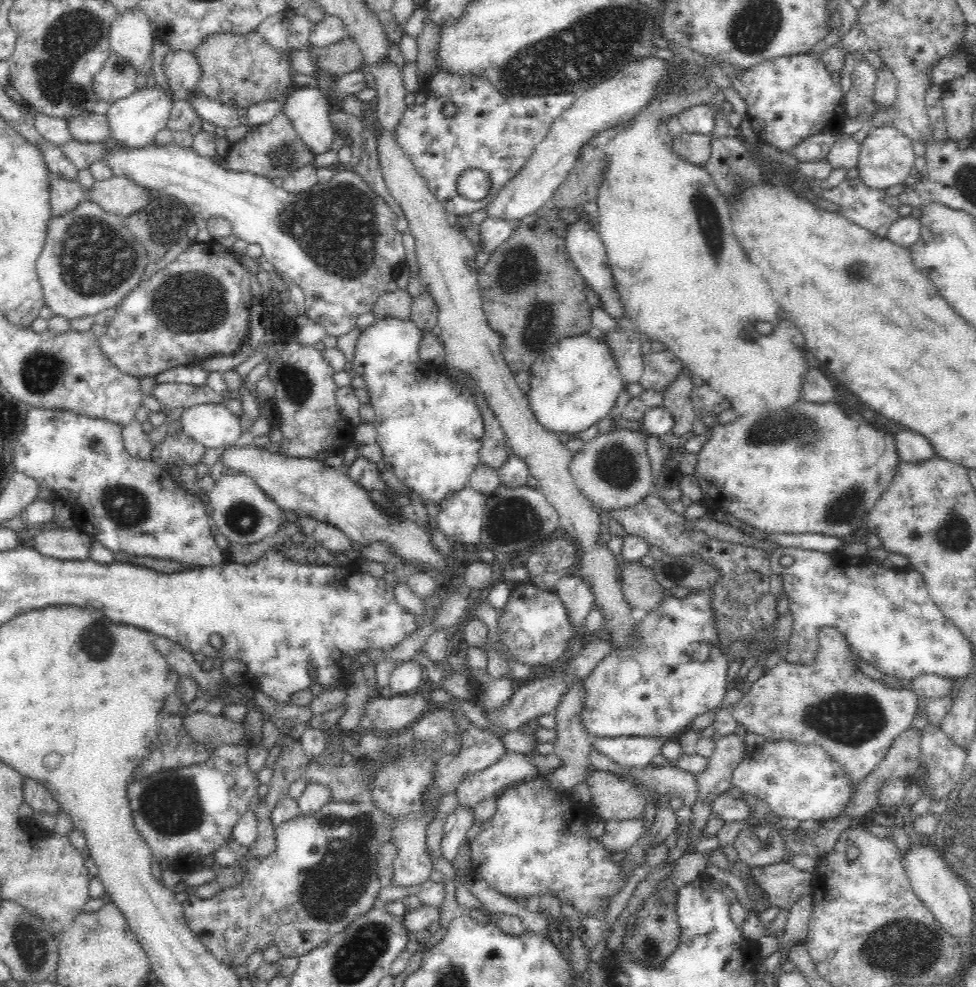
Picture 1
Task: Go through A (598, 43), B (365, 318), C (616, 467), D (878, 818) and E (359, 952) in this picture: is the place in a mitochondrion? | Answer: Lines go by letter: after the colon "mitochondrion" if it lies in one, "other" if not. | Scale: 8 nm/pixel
A: mitochondrion
B: other
C: mitochondrion
D: other
E: mitochondrion

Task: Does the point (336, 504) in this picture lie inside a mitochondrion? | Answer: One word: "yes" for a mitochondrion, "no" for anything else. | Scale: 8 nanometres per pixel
no

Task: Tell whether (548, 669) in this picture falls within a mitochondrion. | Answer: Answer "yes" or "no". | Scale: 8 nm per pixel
no

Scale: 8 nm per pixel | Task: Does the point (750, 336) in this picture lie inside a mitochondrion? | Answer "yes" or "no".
no

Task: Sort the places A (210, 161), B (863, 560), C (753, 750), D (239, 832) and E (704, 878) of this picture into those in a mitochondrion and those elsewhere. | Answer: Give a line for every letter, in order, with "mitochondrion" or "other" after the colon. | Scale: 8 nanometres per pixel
A: other
B: other
C: other
D: other
E: other

